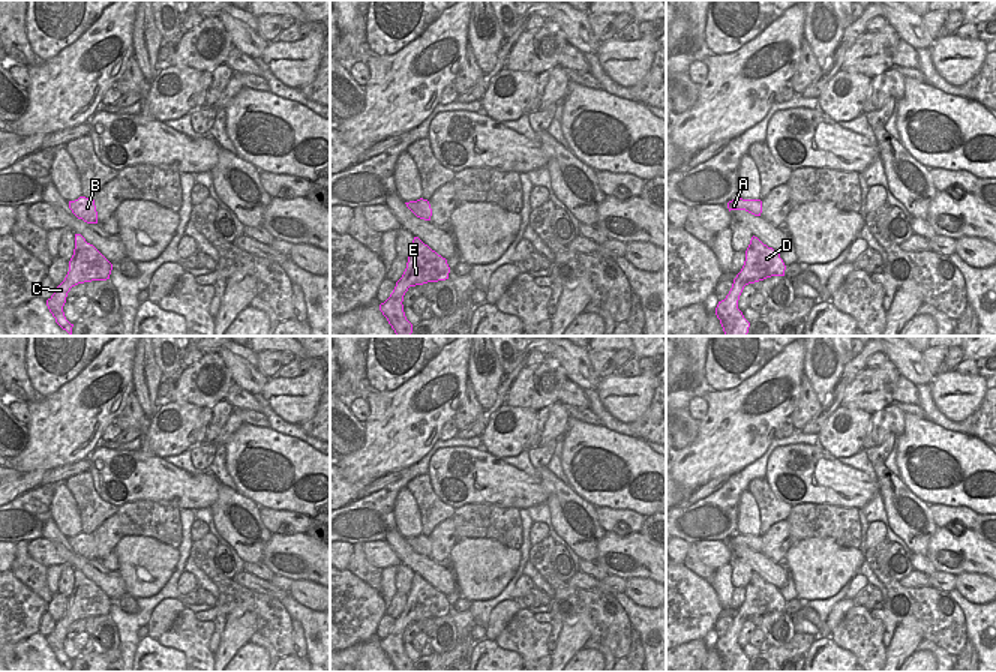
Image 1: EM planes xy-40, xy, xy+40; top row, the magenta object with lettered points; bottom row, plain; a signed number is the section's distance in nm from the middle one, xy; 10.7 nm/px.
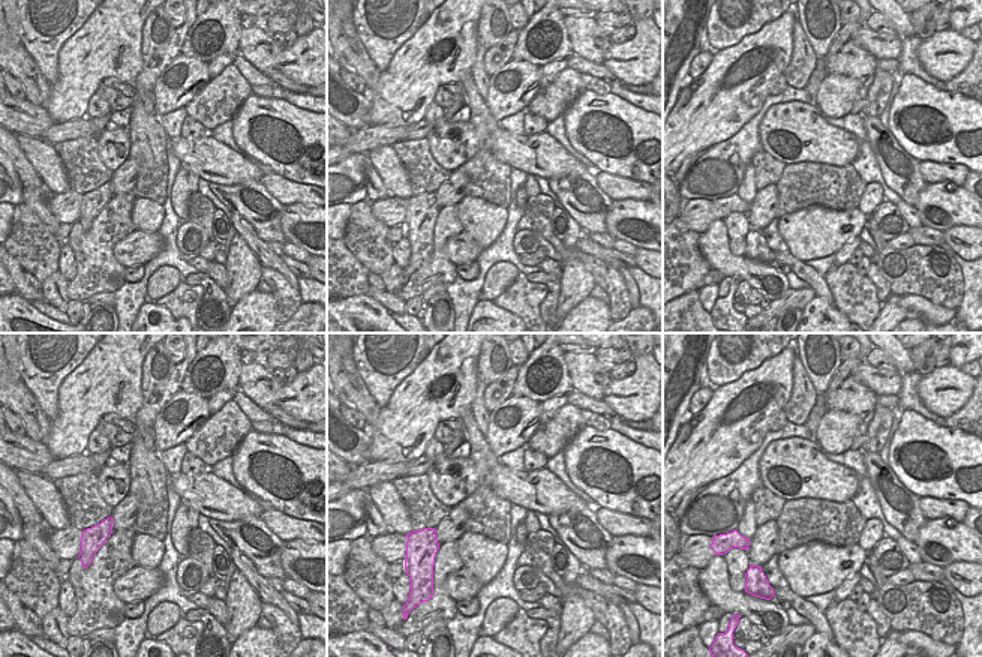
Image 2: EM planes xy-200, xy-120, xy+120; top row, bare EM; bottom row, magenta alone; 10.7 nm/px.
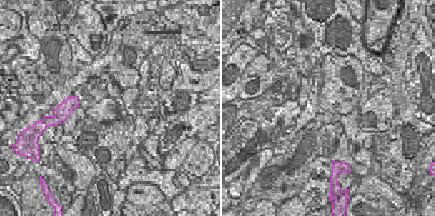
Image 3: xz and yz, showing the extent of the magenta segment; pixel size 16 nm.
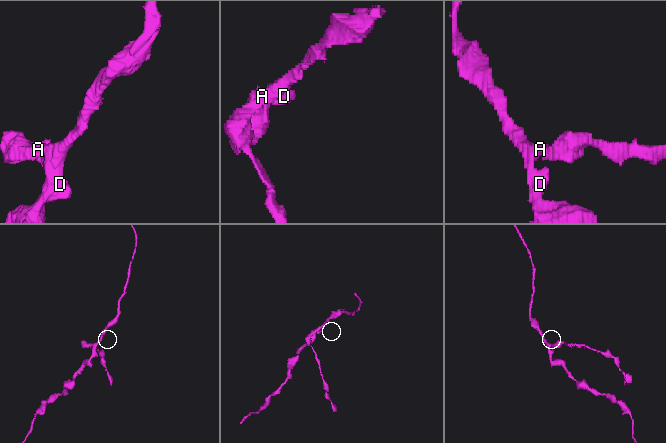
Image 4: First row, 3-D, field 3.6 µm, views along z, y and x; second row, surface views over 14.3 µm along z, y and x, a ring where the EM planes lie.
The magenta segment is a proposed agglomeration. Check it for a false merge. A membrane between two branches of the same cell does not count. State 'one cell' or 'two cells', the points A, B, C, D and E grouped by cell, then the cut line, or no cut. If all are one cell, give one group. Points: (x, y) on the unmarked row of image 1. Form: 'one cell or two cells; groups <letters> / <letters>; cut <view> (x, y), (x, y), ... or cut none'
one cell; groups A B C D E; cut none

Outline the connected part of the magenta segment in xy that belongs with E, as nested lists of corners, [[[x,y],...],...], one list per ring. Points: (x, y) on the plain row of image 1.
[[[414,573],[406,604],[390,633],[380,640],[396,672],[411,672],[412,660],[404,648],[404,632],[410,622],[448,615],[450,603],[447,596],[432,586],[418,573]]]

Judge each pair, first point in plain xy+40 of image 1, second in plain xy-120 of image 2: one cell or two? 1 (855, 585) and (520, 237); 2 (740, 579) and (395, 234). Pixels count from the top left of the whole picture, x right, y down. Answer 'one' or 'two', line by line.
1: one
2: two

